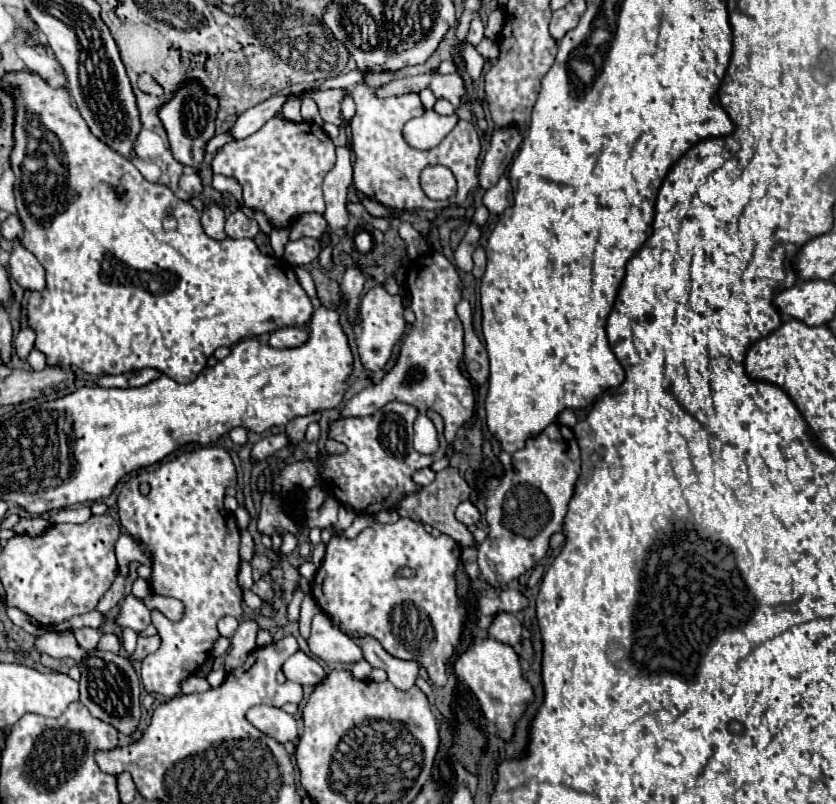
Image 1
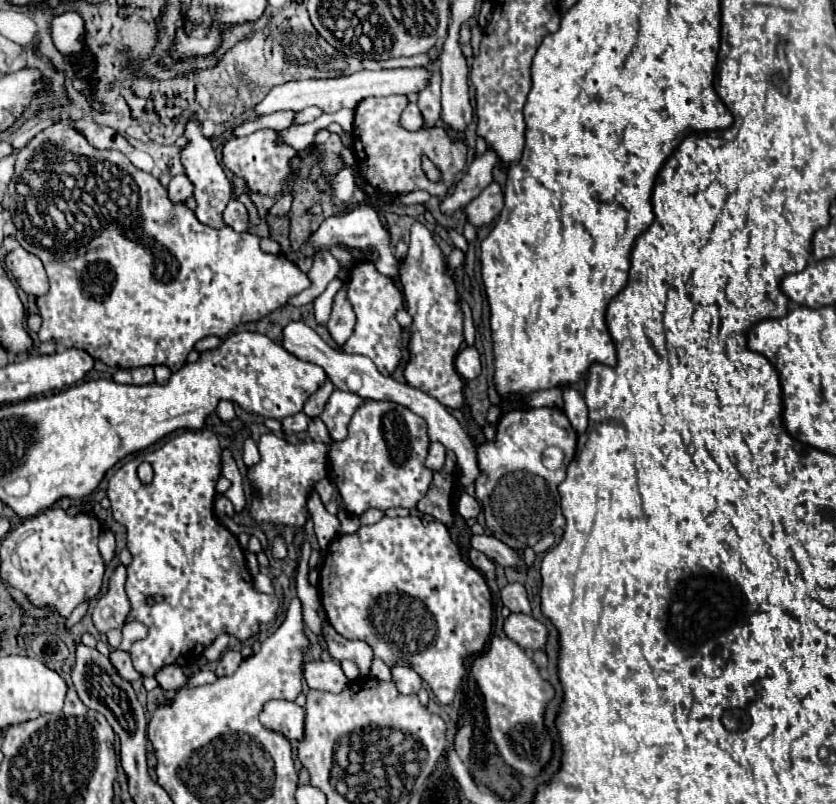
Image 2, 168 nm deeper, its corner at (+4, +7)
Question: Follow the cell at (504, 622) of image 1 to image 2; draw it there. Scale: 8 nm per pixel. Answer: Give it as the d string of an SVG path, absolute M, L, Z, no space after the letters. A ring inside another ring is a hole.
M511 614L503 624L503 632L525 650L543 650L547 642L547 628L527 614Z

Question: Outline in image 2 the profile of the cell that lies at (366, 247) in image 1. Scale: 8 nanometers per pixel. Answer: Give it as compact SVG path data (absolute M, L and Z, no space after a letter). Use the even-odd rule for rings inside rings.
M363 204L355 210L349 210L341 216L331 216L327 218L315 232L309 234L307 238L307 244L315 246L315 248L323 248L323 246L335 246L335 244L341 244L341 246L347 246L347 248L369 248L369 246L375 246L376 250L379 250L379 260L376 261L375 266L383 276L389 276L393 278L399 270L399 262L391 256L391 250L389 250L389 230L385 224L381 224L381 218L377 214L377 210L369 204Z

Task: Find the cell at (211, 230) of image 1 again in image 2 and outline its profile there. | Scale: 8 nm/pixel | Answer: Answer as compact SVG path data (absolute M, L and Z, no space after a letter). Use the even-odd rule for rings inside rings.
M197 114L189 116L189 120L185 124L185 130L183 130L183 136L187 138L187 144L181 148L181 162L185 166L185 174L189 176L189 180L195 186L195 200L197 200L195 214L197 214L197 220L211 226L211 228L223 228L225 222L223 222L221 214L223 214L227 202L231 200L231 184L225 178L225 172L215 158L215 150L211 146L211 140L205 138L203 132L201 132L201 122L199 122Z

